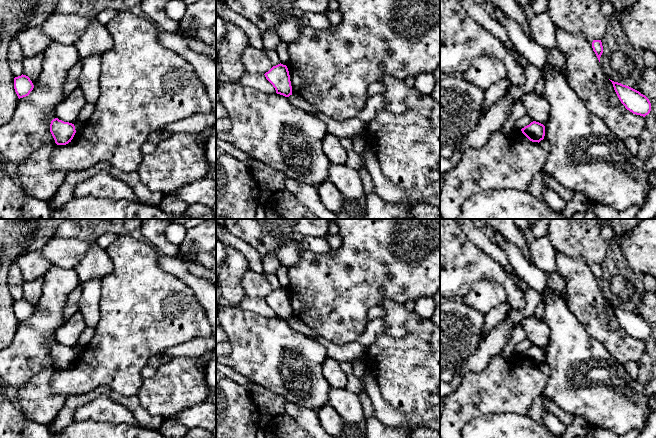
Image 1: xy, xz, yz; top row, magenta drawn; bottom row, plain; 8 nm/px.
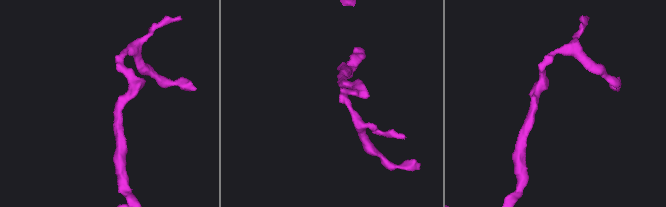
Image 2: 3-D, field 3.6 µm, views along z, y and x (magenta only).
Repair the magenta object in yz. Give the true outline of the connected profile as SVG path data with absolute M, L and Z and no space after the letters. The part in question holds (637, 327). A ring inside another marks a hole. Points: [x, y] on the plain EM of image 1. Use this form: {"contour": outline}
{"contour": "M610 304L613 308L614 314L627 334L633 338L645 341L651 335L651 327L649 323L641 318L639 315L623 309L618 306Z"}

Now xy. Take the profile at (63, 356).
{"contour": "M55 342L51 345L50 356L57 369L66 369L71 366L76 354L74 348Z"}

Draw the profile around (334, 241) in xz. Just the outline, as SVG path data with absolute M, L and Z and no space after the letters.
M326 235L327 243L331 250L337 249L342 245L342 237L337 235Z

